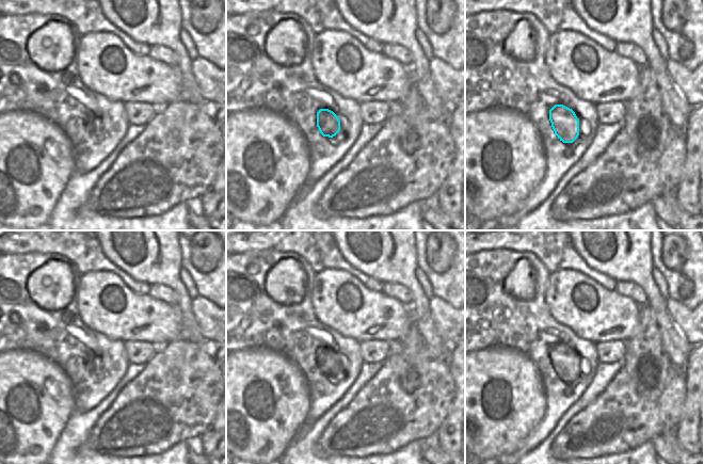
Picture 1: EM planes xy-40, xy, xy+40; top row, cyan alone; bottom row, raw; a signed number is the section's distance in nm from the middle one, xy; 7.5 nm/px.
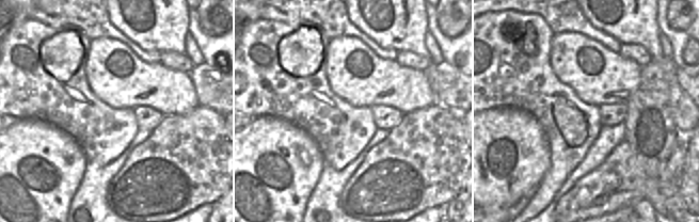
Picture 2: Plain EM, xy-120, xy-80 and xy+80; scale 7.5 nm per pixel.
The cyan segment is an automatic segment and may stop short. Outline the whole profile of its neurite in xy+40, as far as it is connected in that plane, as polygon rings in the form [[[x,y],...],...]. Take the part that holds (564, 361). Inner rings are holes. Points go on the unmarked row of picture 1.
[[[484,250],[465,255],[465,353],[493,346],[512,348],[523,352],[537,369],[549,370],[563,382],[581,378],[578,385],[588,386],[598,364],[596,343],[578,337],[554,319],[545,302],[548,276],[543,262],[531,252]]]

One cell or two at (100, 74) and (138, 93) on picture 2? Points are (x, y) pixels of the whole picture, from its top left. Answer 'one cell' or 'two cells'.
one cell

